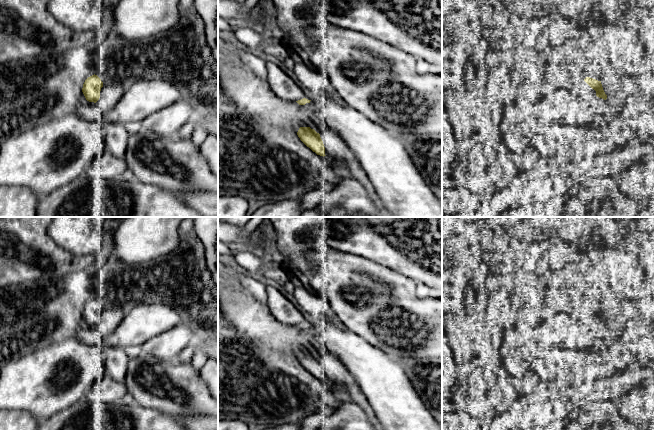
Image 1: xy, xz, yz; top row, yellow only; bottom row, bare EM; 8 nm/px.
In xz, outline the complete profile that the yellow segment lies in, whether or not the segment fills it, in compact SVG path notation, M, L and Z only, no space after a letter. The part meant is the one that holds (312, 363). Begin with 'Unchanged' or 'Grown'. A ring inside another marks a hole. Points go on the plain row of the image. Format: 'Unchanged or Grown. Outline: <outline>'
Grown. Outline: M300 351L297 359L317 379L340 385L347 392L351 401L365 410L375 429L384 430L356 380L334 354L324 352L317 357L310 351Z

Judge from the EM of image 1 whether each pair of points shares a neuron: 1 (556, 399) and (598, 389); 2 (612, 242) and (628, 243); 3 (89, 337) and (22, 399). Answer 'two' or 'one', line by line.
1: one
2: one
3: two

